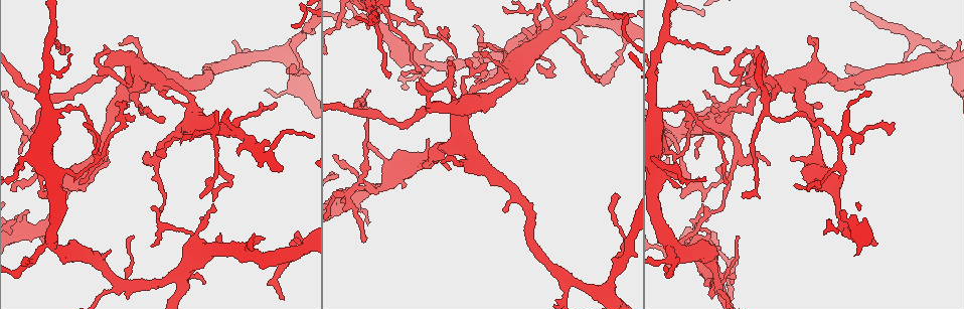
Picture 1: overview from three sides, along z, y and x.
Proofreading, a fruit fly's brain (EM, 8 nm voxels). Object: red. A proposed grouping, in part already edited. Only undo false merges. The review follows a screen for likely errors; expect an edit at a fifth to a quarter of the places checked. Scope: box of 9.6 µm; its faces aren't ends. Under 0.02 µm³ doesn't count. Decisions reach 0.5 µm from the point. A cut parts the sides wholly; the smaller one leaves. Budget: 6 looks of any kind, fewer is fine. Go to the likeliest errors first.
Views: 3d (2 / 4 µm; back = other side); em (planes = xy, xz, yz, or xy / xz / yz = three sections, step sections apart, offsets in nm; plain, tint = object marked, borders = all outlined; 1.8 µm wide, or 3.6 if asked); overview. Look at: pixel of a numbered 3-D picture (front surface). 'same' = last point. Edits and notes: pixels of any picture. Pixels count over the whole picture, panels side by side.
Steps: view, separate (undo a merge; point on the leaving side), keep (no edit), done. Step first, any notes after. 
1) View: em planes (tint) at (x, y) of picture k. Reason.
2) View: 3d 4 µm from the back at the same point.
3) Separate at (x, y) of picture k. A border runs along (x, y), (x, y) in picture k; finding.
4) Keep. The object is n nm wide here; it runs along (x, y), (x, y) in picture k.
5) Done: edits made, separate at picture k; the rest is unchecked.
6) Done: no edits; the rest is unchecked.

View: em 3.6 µm planes (tint) at (192, 240) of picture 1. Calibre changes.

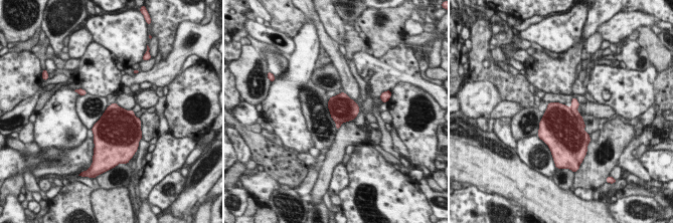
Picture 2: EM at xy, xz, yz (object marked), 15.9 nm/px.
Separate at (574, 105) of picture 2. The object is 420 nm wide here; a second neuron is stuck on.

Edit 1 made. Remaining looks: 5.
View: overview. Redraw.

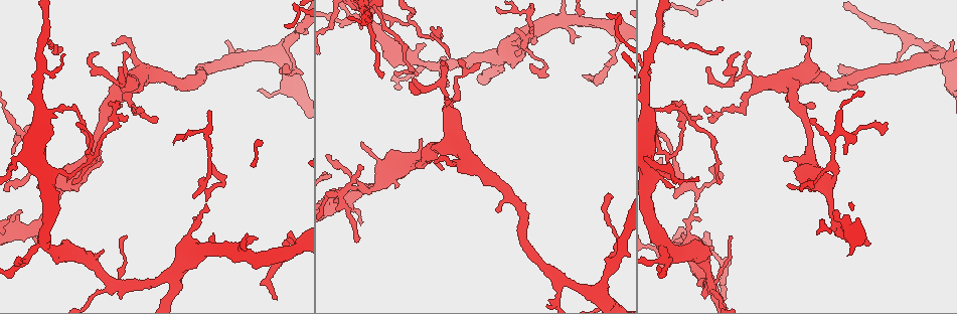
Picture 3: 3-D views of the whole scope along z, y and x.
View: 3d 2 µm at (663, 240) of picture 3. Sharp bend.

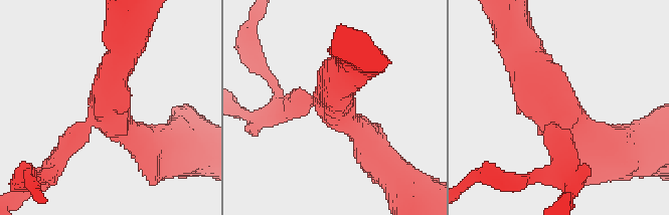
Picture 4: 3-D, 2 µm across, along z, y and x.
View: em planes (tint) at (108, 113) of picture 4. 3 arms meet here; the arms are 190, 300, 340 nm wide; now the EM.

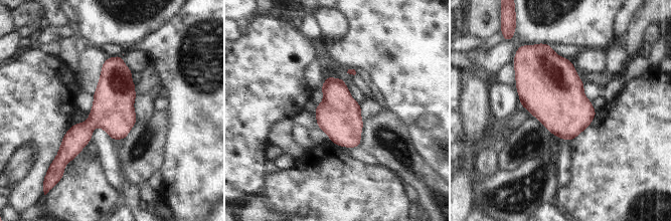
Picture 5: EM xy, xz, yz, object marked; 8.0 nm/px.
Keep. One neuron here.

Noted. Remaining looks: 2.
View: em planes (tint) at (274, 54) of picture 3. Abrupt turn.

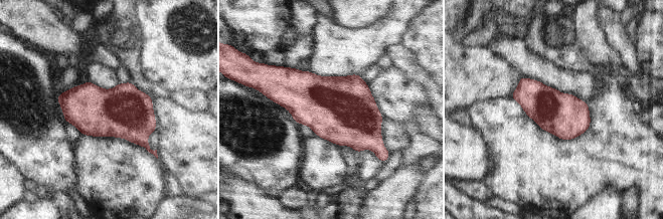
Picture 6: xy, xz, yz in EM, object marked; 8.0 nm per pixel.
Keep. All the same neuron.

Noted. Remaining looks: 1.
Done: edits made, separate at picture 2; the rest is unchecked.

